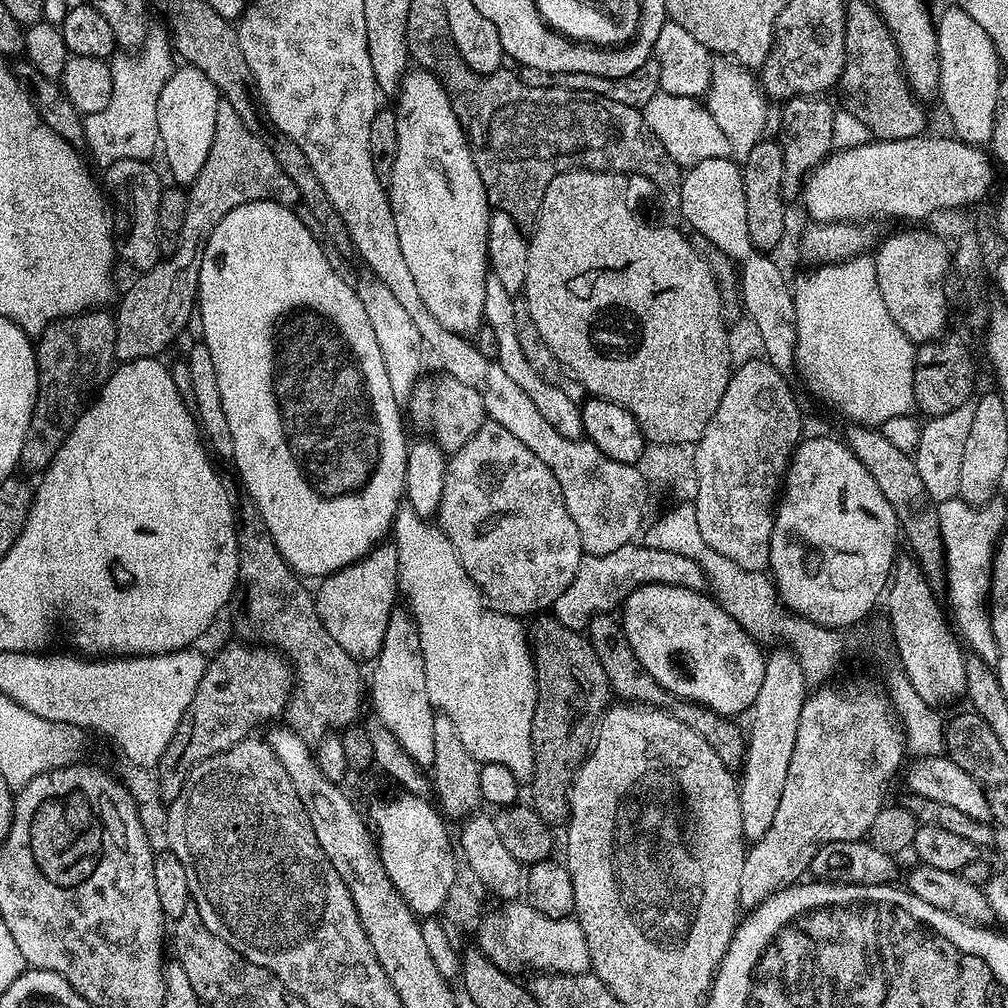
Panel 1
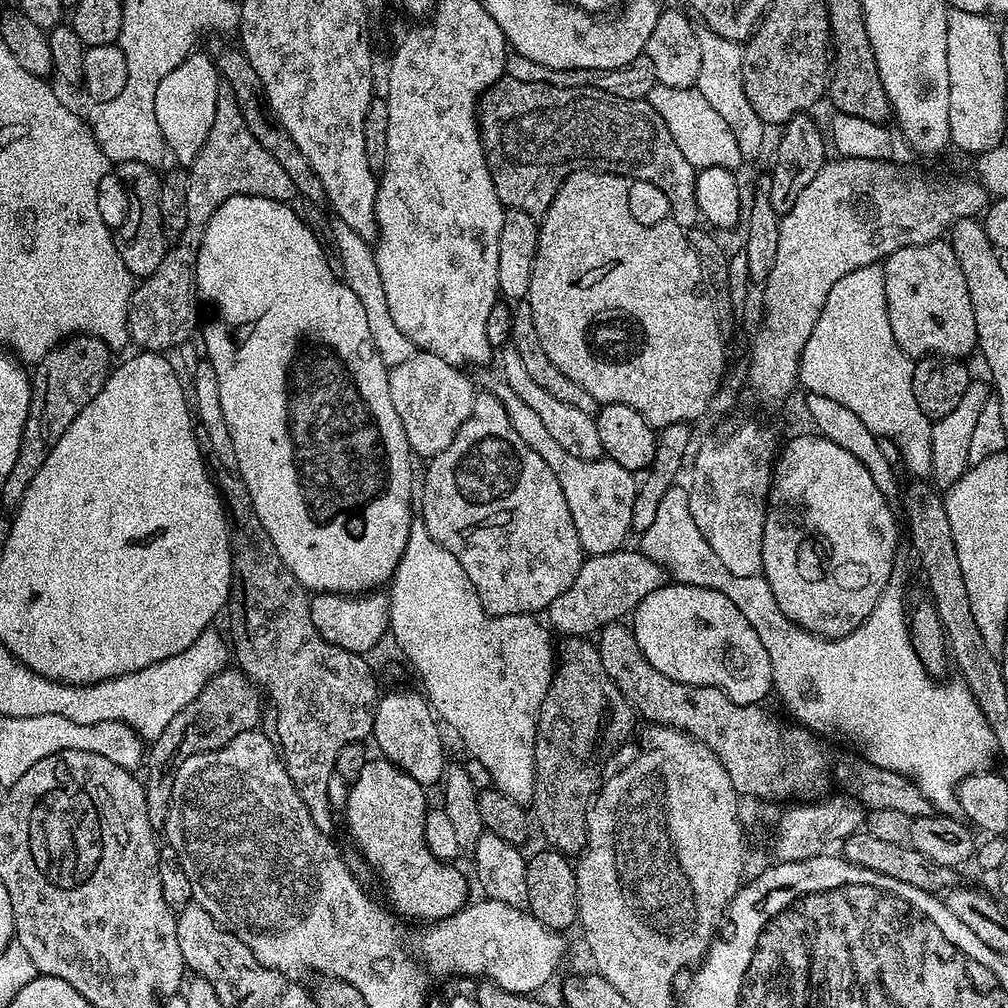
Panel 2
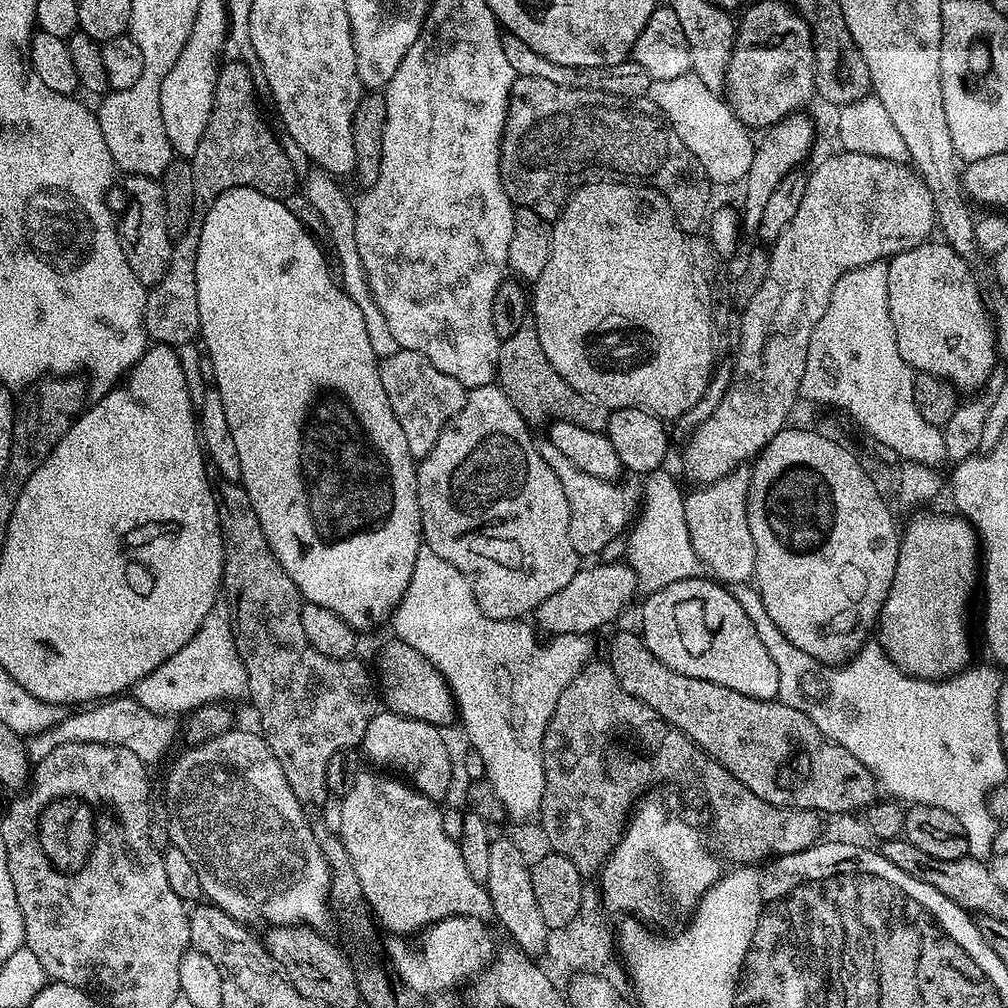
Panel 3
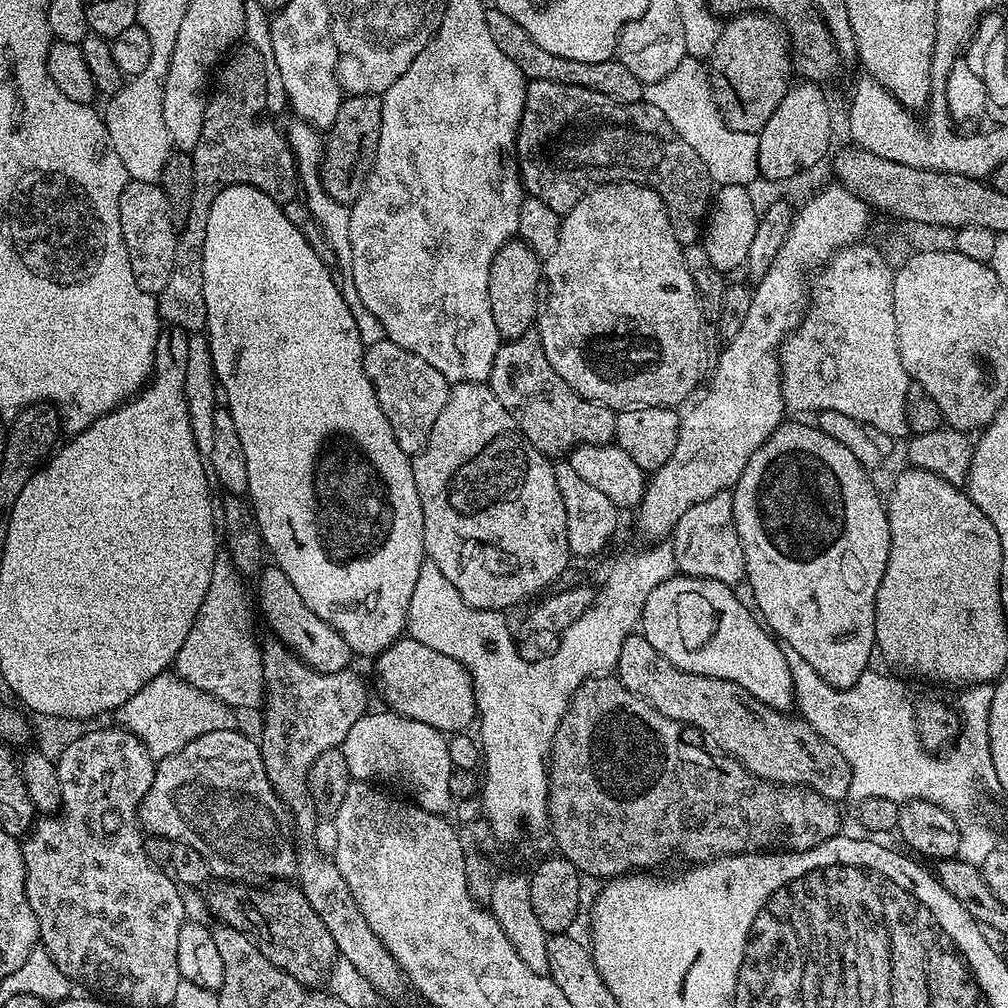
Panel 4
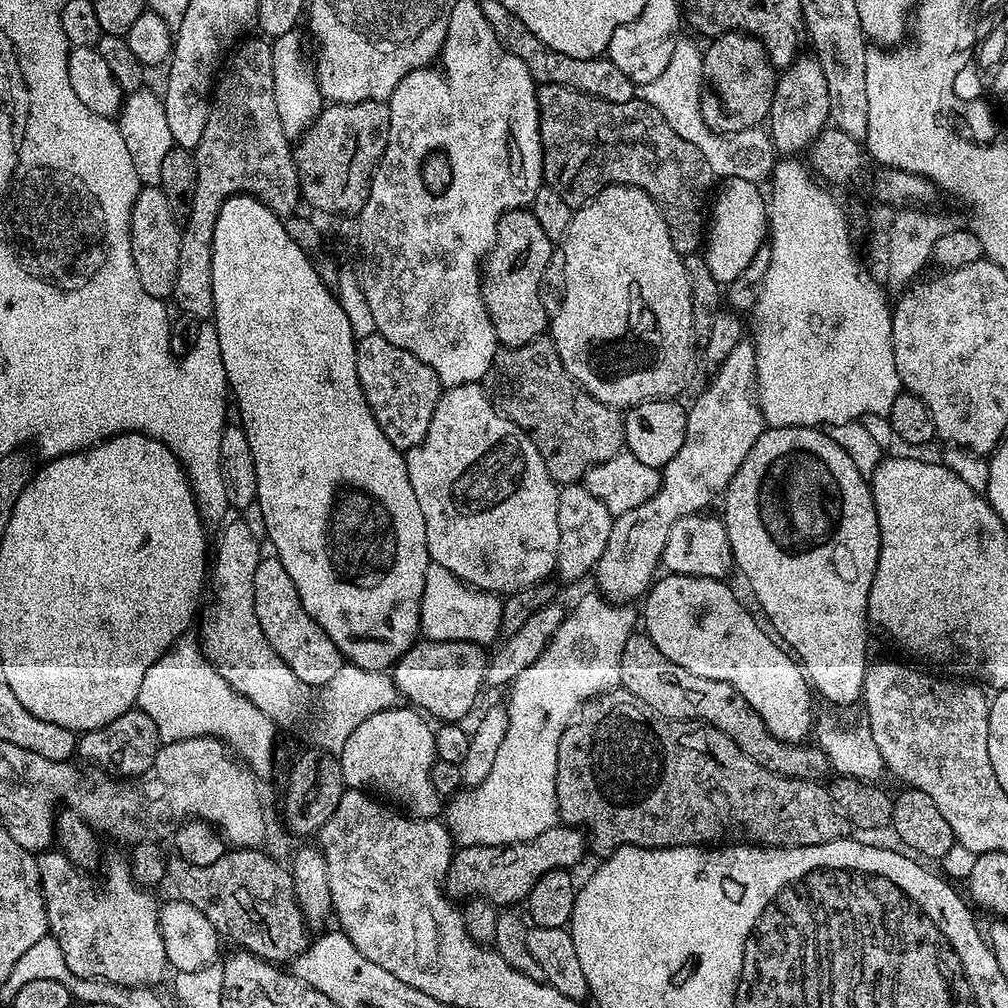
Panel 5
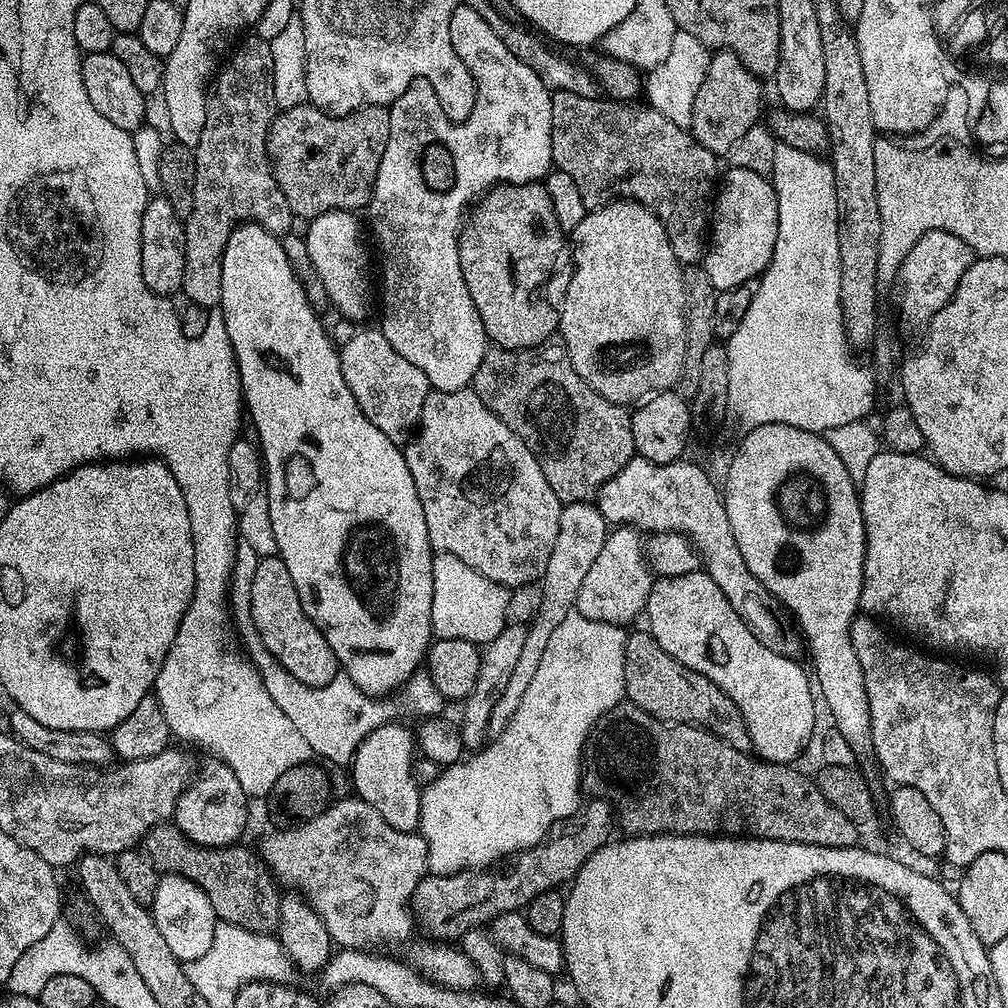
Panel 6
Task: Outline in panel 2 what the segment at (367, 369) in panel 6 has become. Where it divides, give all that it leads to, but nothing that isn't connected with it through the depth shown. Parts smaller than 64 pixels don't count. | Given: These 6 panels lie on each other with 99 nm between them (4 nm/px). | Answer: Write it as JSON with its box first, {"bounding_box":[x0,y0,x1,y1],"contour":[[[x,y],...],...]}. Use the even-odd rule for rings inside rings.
{"bounding_box":[388,350,474,458],"contour":[[[419,350],[410,358],[406,358],[406,362],[388,369],[390,398],[394,401],[394,411],[402,422],[402,430],[406,430],[406,442],[417,457],[431,458],[446,450],[446,446],[450,446],[450,442],[454,440],[454,434],[458,434],[462,422],[466,422],[472,409],[474,389],[471,382],[460,372],[463,371],[457,365],[438,358],[438,354]]]}

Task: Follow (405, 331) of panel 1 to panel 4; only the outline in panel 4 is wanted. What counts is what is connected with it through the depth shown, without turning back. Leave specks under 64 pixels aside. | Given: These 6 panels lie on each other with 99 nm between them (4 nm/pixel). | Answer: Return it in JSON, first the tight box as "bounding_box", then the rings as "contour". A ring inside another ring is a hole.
{"bounding_box":[286,123,385,346],"contour":[[[295,123],[286,128],[286,139],[292,148],[292,156],[296,159],[296,174],[299,187],[302,189],[302,200],[304,196],[304,204],[308,207],[313,222],[320,227],[329,250],[336,255],[334,268],[338,273],[340,293],[344,296],[346,306],[350,306],[350,314],[354,314],[354,322],[358,326],[358,338],[365,346],[374,344],[385,339],[384,327],[382,322],[378,322],[378,318],[374,318],[374,314],[370,314],[370,310],[366,310],[366,306],[362,306],[362,298],[358,298],[358,290],[354,290],[354,269],[350,267],[352,261],[350,258],[350,207],[338,202],[335,198],[330,198],[330,194],[326,194],[324,189],[320,167],[324,165],[325,141],[321,133],[311,124]]]}

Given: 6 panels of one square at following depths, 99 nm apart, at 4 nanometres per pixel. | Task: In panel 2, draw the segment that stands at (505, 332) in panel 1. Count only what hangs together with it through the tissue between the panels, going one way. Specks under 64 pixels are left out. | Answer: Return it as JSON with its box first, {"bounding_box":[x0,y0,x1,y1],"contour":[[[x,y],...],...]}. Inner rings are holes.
{"bounding_box":[502,347,604,459],"contour":[[[505,347],[502,355],[504,355],[503,383],[507,384],[510,390],[514,390],[514,394],[518,394],[518,398],[522,398],[522,402],[526,402],[526,406],[532,407],[538,414],[538,418],[542,418],[542,423],[546,425],[546,431],[553,436],[554,442],[558,442],[558,446],[562,446],[562,450],[574,454],[574,458],[601,459],[604,451],[602,441],[598,439],[596,417],[578,410],[578,406],[570,406],[570,402],[561,402],[559,398],[554,398],[554,394],[549,394],[545,388],[538,386],[538,382],[534,382],[534,378],[530,378],[526,366],[522,363],[522,358],[518,358],[515,348]]]}

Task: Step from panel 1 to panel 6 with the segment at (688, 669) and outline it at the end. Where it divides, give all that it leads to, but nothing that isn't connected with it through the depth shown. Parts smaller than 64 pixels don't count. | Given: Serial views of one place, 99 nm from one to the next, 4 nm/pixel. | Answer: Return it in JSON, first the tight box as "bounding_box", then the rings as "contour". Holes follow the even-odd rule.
{"bounding_box":[646,570,816,764],"contour":[[[697,570],[690,574],[682,574],[681,576],[662,576],[653,583],[652,593],[648,599],[648,607],[646,609],[646,620],[648,616],[647,631],[652,633],[652,637],[658,642],[658,646],[662,646],[662,650],[666,650],[666,654],[670,654],[670,658],[678,658],[678,662],[682,662],[682,666],[690,666],[690,670],[694,670],[698,674],[702,674],[706,678],[710,678],[710,682],[714,682],[721,690],[728,695],[734,702],[734,706],[738,706],[738,710],[742,710],[742,718],[746,722],[746,726],[750,730],[750,740],[752,742],[752,752],[759,759],[768,760],[772,764],[792,764],[804,752],[804,747],[812,740],[812,731],[816,728],[816,704],[814,699],[814,684],[810,679],[809,673],[796,665],[797,661],[791,656],[783,656],[774,650],[770,650],[762,642],[758,642],[758,638],[750,630],[750,626],[740,617],[734,610],[734,606],[730,606],[730,602],[726,598],[726,594],[722,594],[722,590],[718,590],[718,586],[714,582],[714,578],[710,578],[708,573],[703,570]]]}

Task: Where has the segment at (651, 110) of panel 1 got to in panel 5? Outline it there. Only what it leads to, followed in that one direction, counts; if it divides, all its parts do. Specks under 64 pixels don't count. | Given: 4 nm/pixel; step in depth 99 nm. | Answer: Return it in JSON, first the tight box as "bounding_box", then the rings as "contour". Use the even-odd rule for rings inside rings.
{"bounding_box":[638,38,778,181],"contour":[[[681,38],[677,40],[670,54],[670,63],[666,65],[666,70],[662,70],[662,74],[658,74],[654,82],[639,85],[638,98],[654,106],[654,110],[658,110],[658,114],[662,114],[666,122],[670,122],[670,127],[674,129],[674,134],[678,134],[678,138],[686,138],[690,146],[698,146],[698,150],[702,150],[702,158],[706,158],[713,177],[767,181],[778,159],[769,131],[763,127],[723,134],[710,130],[710,126],[706,126],[706,118],[702,118],[700,95],[703,89],[704,53],[701,45]]]}

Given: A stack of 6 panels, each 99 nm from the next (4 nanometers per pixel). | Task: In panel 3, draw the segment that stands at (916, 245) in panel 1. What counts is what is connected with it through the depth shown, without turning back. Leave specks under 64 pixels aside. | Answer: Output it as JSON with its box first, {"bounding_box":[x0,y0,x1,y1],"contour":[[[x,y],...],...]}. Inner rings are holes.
{"bounding_box":[887,242,998,394],"contour":[[[946,242],[932,243],[919,244],[887,261],[889,310],[894,335],[902,358],[917,373],[934,374],[948,380],[961,393],[972,394],[984,387],[998,363],[996,330],[986,300],[980,297],[976,276],[968,269],[969,261],[963,260]]]}

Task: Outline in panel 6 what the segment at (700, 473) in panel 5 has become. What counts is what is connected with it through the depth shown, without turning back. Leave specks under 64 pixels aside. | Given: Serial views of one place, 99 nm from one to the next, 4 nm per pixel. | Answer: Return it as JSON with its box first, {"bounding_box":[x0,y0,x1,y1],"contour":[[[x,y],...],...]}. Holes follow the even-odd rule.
{"bounding_box":[575,526,654,626],"contour":[[[616,526],[609,531],[594,566],[586,573],[582,590],[578,590],[575,611],[598,622],[621,626],[628,626],[639,616],[641,619],[652,593],[654,573],[646,563],[645,541],[640,539],[641,533],[631,526]]]}

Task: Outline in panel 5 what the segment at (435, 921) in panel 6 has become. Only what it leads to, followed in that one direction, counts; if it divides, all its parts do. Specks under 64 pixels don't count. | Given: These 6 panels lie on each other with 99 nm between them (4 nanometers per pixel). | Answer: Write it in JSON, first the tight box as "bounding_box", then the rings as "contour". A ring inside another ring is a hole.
{"bounding_box":[446,826,590,906],"contour":[[[557,826],[538,834],[538,838],[530,838],[517,844],[469,844],[461,847],[453,855],[446,881],[447,895],[453,898],[479,898],[489,900],[497,906],[516,906],[516,903],[527,901],[530,890],[534,890],[534,882],[542,878],[550,870],[575,869],[575,864],[589,851],[590,845],[585,833],[579,828]]]}

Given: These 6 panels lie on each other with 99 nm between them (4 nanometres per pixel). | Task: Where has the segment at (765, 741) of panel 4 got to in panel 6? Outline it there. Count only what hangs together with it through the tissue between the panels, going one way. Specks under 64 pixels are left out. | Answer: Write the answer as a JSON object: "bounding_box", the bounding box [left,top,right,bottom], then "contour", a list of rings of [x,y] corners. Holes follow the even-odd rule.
{"bounding_box":[624,630,752,752],"contour":[[[647,630],[636,633],[633,631],[624,647],[624,694],[631,704],[646,710],[646,714],[664,720],[667,724],[695,724],[697,728],[705,728],[707,732],[721,736],[726,743],[734,746],[734,750],[752,752],[750,730],[742,718],[742,710],[738,710],[732,699],[717,684],[710,682],[710,678],[690,670],[690,666],[682,666],[678,658],[670,658],[670,654],[666,654],[666,650],[658,646],[652,633]]]}

